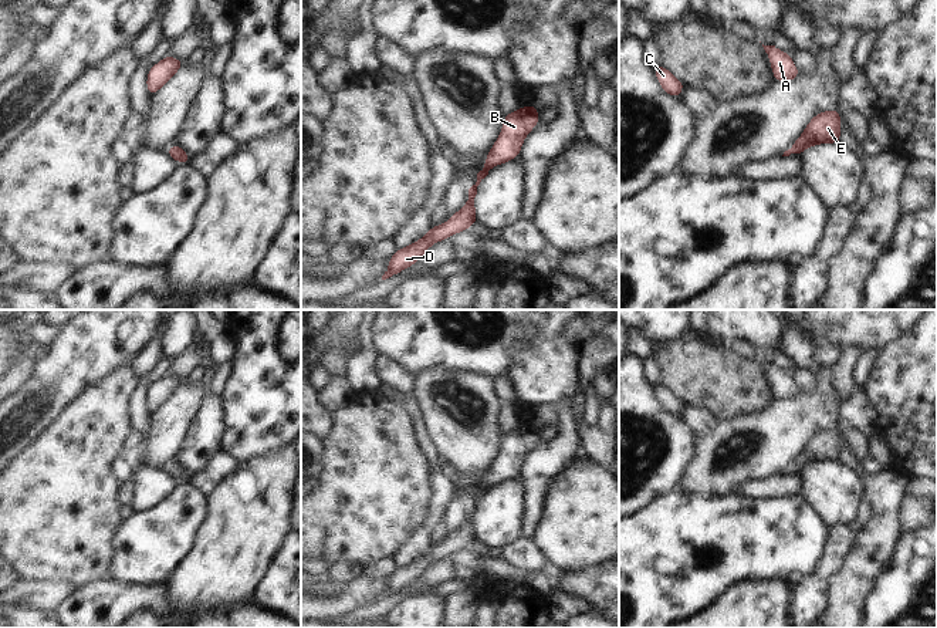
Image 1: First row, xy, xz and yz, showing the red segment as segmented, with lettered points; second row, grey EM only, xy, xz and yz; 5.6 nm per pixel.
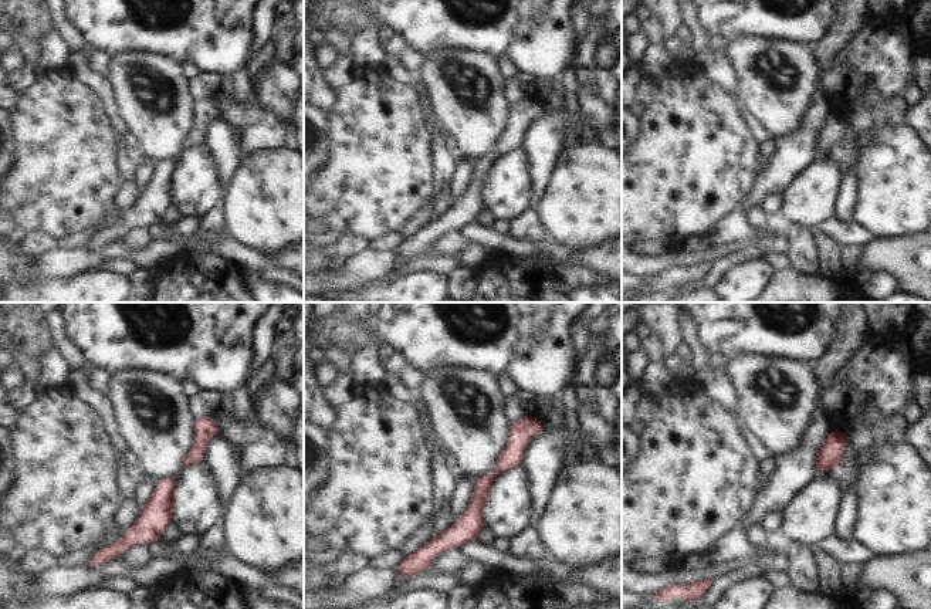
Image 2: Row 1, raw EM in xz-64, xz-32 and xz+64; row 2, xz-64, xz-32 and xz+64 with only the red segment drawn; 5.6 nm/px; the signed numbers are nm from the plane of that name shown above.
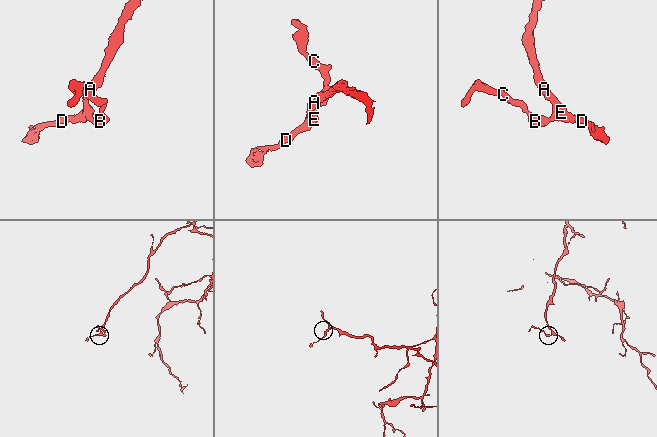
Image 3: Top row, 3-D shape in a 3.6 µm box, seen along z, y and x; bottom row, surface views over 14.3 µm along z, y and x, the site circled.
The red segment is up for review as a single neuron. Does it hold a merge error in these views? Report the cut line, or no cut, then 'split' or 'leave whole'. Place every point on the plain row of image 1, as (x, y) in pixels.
no cut | leave whole

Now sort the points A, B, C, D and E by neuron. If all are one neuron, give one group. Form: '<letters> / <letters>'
A B C D E

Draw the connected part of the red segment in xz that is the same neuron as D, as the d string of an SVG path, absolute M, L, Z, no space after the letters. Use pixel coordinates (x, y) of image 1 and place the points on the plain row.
M534 422L525 423L505 433L500 455L495 458L488 473L486 475L486 483L477 492L477 500L468 507L466 523L451 533L446 541L430 546L426 554L420 556L407 565L396 567L389 577L389 584L382 594L382 598L412 585L429 568L430 564L437 560L443 560L453 553L468 548L477 540L477 529L474 526L477 504L488 493L493 484L498 484L518 476L525 455L539 439L538 426Z

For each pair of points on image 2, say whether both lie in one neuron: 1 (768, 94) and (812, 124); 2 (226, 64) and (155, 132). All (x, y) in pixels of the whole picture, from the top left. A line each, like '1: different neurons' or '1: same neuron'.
1: different neurons
2: different neurons

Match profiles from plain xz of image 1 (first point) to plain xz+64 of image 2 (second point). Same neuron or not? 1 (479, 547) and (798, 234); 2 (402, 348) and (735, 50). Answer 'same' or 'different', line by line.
1: same
2: different

